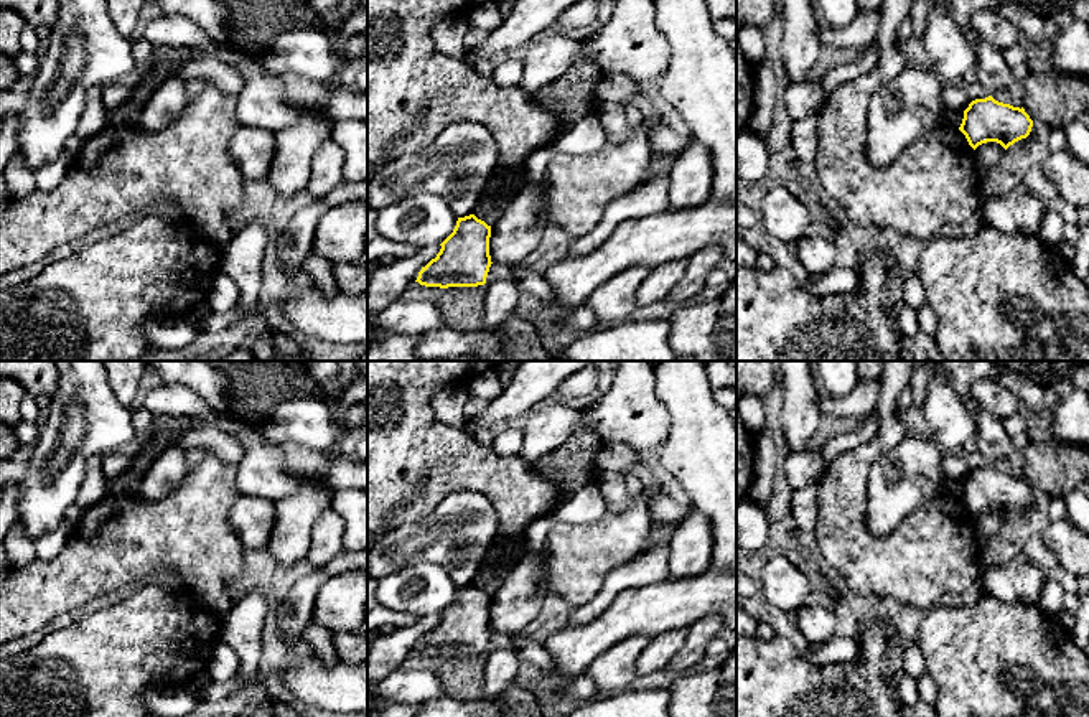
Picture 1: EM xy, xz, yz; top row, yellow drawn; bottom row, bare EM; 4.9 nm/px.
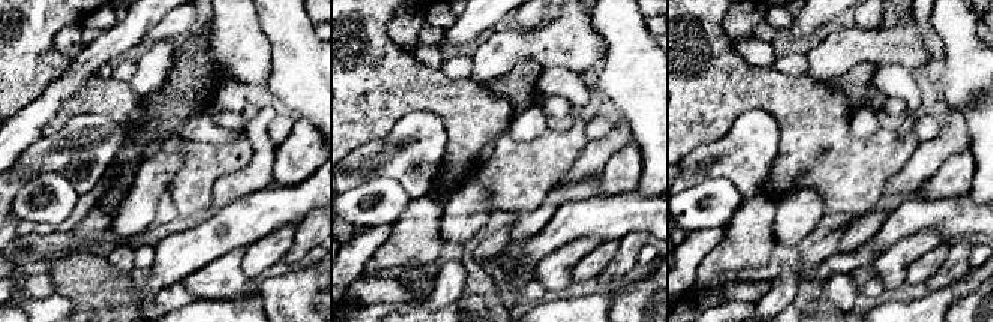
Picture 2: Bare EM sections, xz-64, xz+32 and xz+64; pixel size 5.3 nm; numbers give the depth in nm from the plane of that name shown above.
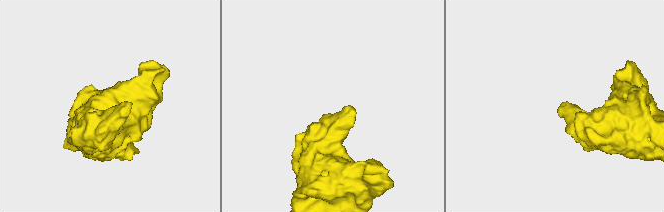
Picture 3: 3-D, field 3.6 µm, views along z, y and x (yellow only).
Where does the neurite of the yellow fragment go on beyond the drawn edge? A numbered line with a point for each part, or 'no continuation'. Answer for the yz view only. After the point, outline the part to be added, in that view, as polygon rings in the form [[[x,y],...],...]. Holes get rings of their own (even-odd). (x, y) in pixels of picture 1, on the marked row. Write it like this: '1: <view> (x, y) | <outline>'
no continuation

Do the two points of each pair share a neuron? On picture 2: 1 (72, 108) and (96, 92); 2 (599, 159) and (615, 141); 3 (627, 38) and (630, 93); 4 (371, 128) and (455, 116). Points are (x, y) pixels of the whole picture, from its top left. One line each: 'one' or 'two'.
1: one
2: one
3: one
4: one

